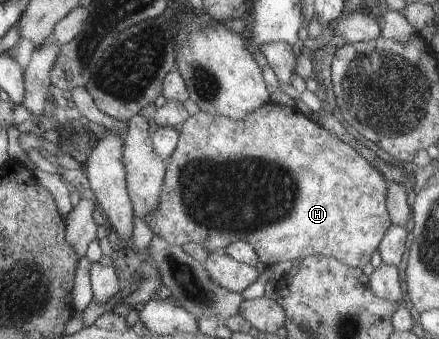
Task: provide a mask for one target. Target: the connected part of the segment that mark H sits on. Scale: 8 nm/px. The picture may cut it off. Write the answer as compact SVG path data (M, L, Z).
M263 103L244 119L237 120L223 115L209 114L200 111L189 115L179 128L180 135L177 146L171 153L169 164L166 166L164 181L158 196L158 205L149 213L144 221L149 224L155 235L166 240L170 245L182 246L186 242L201 244L207 251L224 249L235 241L245 241L257 251L261 262L274 265L285 260L301 260L309 255L325 255L339 259L343 264L352 267L364 267L370 262L373 252L378 249L379 243L387 229L392 225L390 214L386 205L387 181L384 176L365 160L352 146L329 132L298 107L288 107L279 103Z

